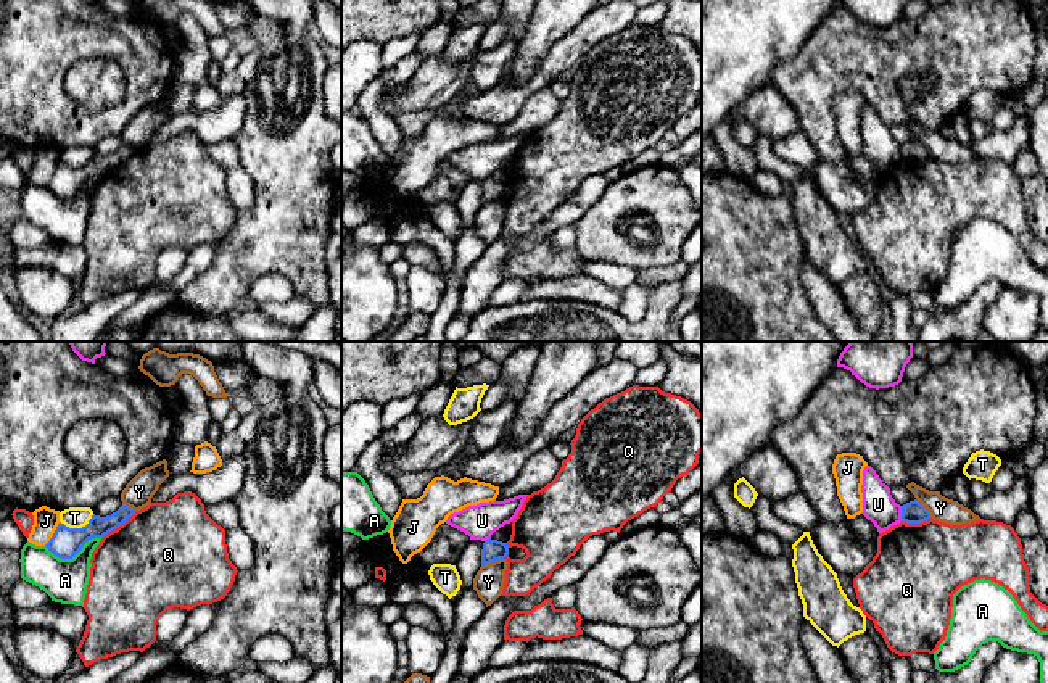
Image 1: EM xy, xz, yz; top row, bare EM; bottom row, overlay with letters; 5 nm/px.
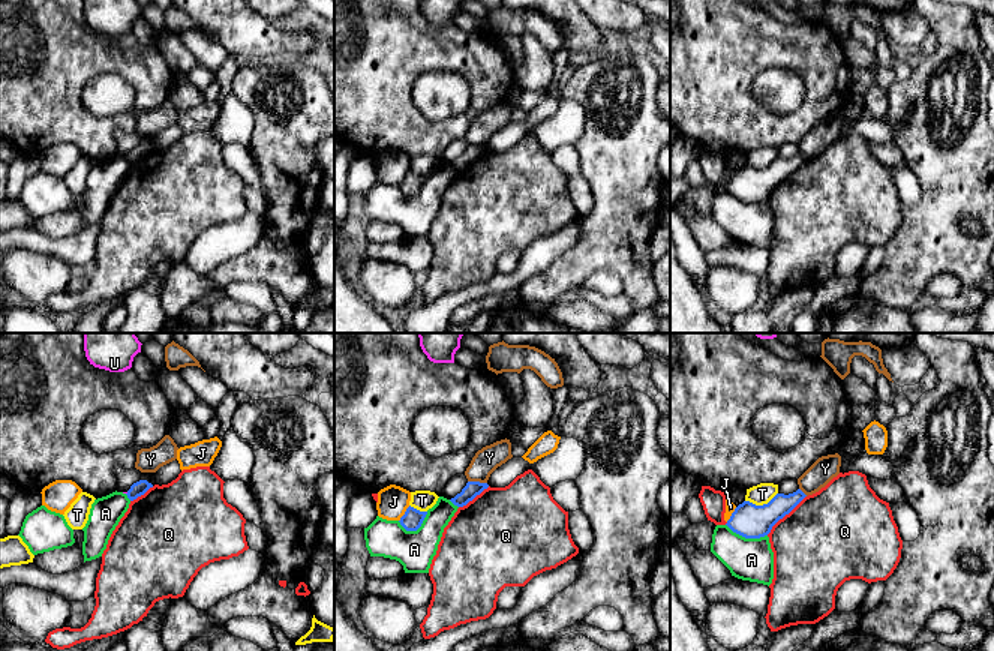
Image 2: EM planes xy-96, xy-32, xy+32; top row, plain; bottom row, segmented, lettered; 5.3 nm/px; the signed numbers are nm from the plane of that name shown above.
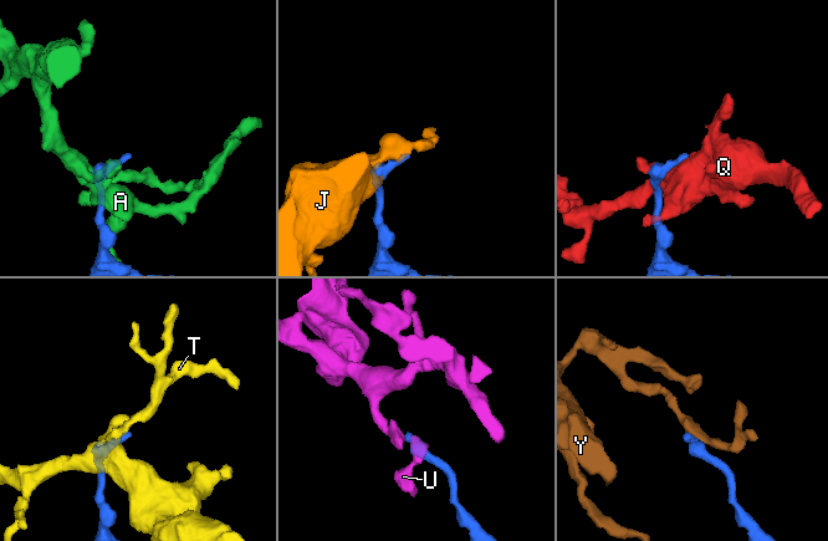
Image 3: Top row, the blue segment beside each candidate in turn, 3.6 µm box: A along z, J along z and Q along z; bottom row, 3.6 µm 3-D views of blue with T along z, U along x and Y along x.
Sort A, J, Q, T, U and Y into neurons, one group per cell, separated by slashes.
A / J / Q / T / U / Y

